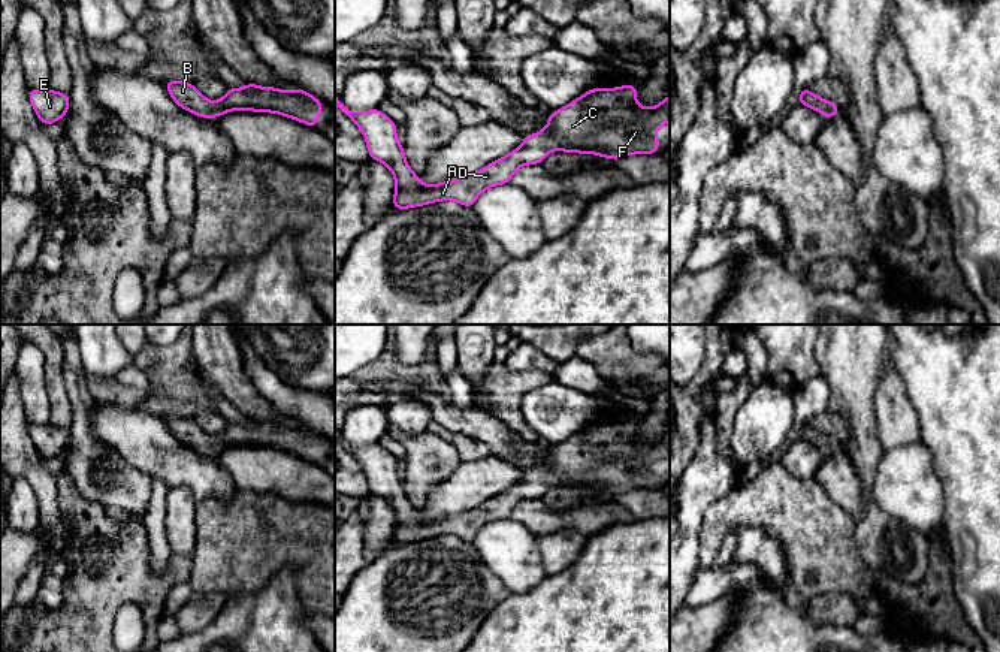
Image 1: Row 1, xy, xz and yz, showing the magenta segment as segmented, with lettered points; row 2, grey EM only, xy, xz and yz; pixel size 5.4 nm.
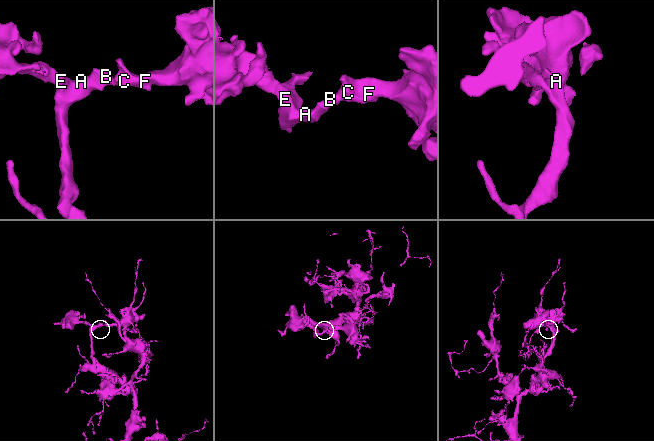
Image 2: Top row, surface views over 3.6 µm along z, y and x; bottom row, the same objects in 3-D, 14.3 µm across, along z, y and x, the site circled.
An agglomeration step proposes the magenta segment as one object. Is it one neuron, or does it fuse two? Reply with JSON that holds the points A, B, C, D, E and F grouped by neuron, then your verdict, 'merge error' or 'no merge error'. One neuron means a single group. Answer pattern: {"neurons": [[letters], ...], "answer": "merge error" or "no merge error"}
{"neurons": [["A", "B", "C", "D", "E", "F"]], "answer": "no merge error"}

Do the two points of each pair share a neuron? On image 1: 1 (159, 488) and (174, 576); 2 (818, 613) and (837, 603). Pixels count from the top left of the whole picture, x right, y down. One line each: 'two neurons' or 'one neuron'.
1: two neurons
2: one neuron

